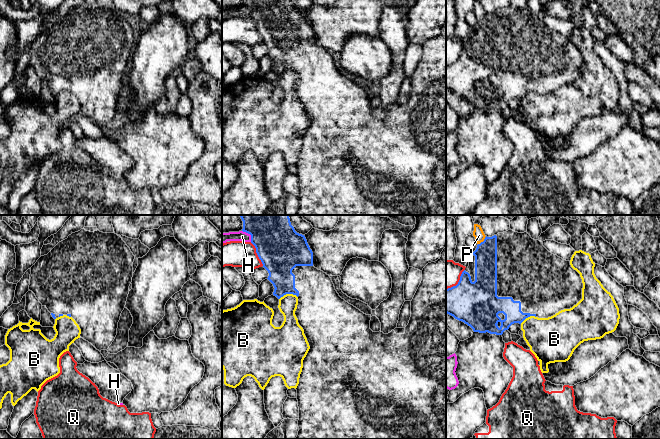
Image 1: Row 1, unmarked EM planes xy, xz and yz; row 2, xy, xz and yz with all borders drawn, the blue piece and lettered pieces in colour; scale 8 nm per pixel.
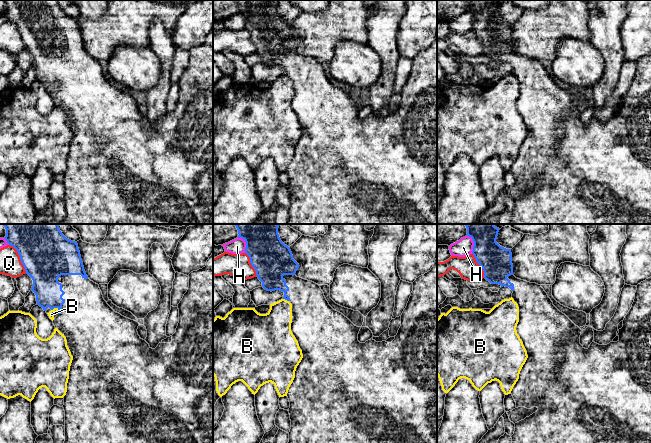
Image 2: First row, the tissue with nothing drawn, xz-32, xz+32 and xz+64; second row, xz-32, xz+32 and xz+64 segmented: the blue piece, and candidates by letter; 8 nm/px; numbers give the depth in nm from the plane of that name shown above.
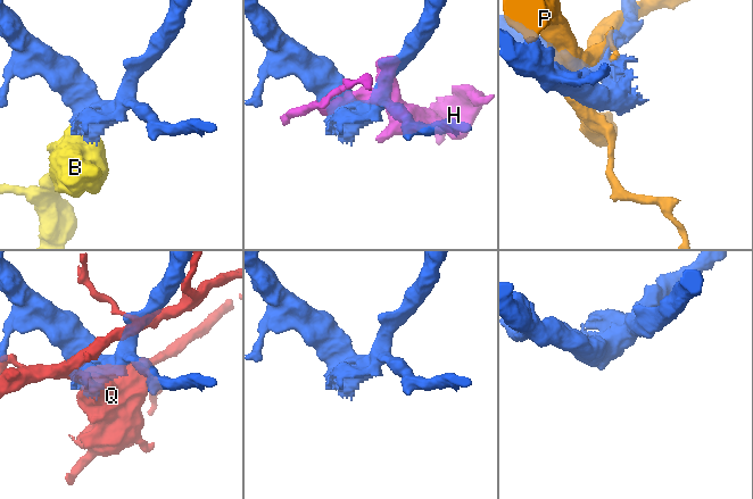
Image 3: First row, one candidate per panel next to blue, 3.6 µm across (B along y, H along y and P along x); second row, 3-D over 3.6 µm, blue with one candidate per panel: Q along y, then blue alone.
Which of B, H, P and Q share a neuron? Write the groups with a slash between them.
B / H / P / Q

